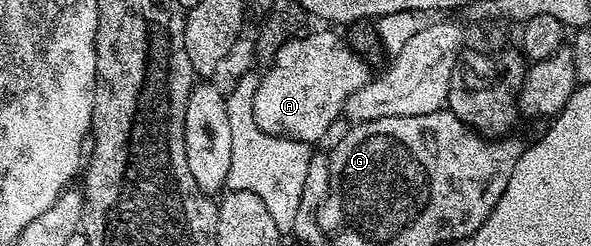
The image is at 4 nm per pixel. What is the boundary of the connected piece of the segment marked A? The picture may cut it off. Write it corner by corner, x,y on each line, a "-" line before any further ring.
315,31
291,39
276,53
274,65
262,72
253,99
253,117
267,134
299,139
310,145
342,116
343,106
357,89
367,85
373,72
360,52
343,43
331,31

